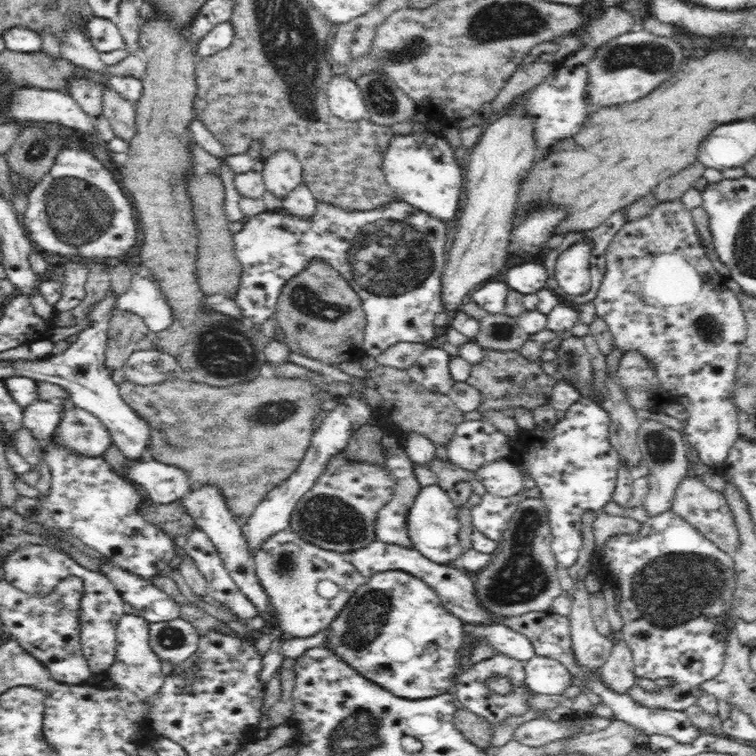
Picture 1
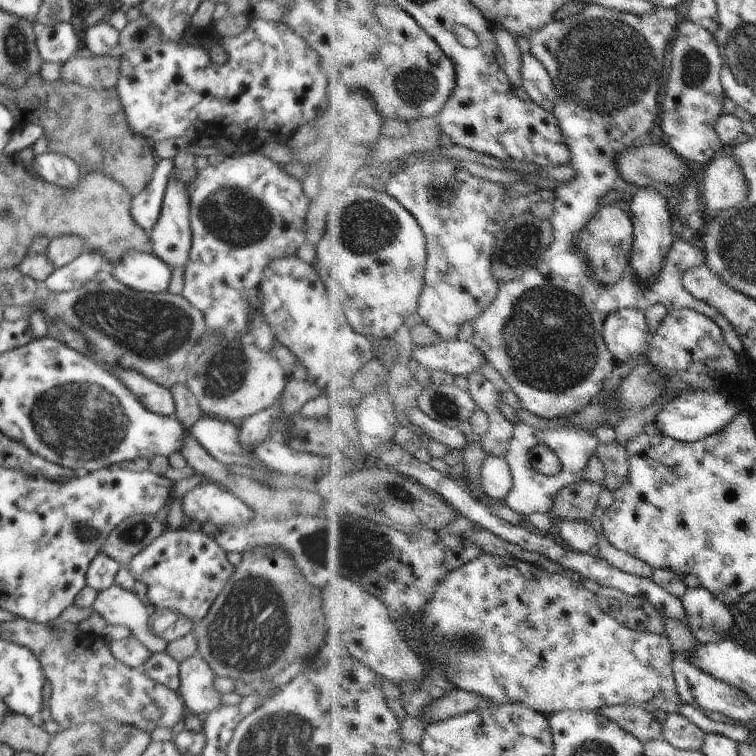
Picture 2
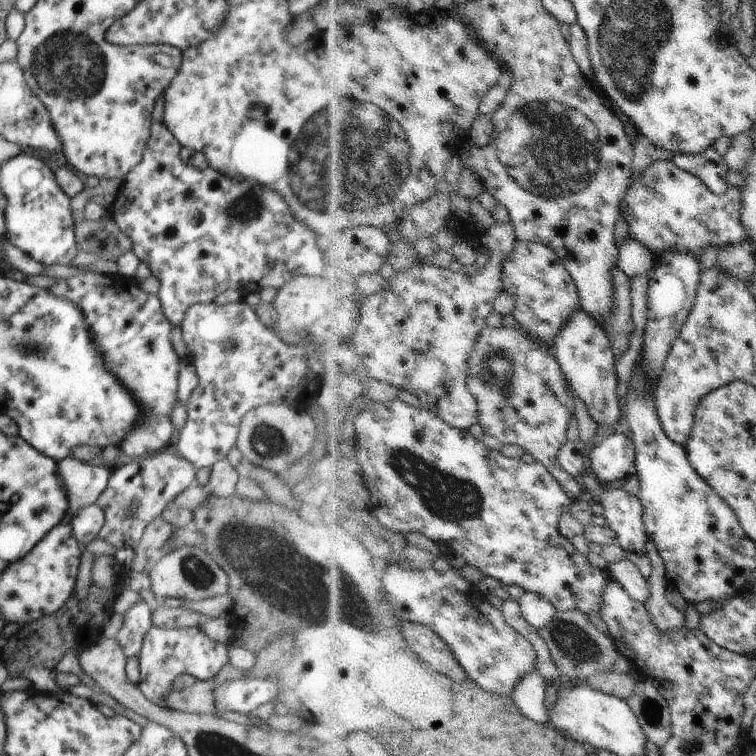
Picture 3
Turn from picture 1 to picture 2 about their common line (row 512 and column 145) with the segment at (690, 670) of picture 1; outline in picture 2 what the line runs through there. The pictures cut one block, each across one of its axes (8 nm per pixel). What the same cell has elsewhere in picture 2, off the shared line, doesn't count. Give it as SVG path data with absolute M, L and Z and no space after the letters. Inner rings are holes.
M166 651L150 654L146 664L141 668L146 676L150 676L154 682L164 684L167 688L178 693L180 688L180 663Z

